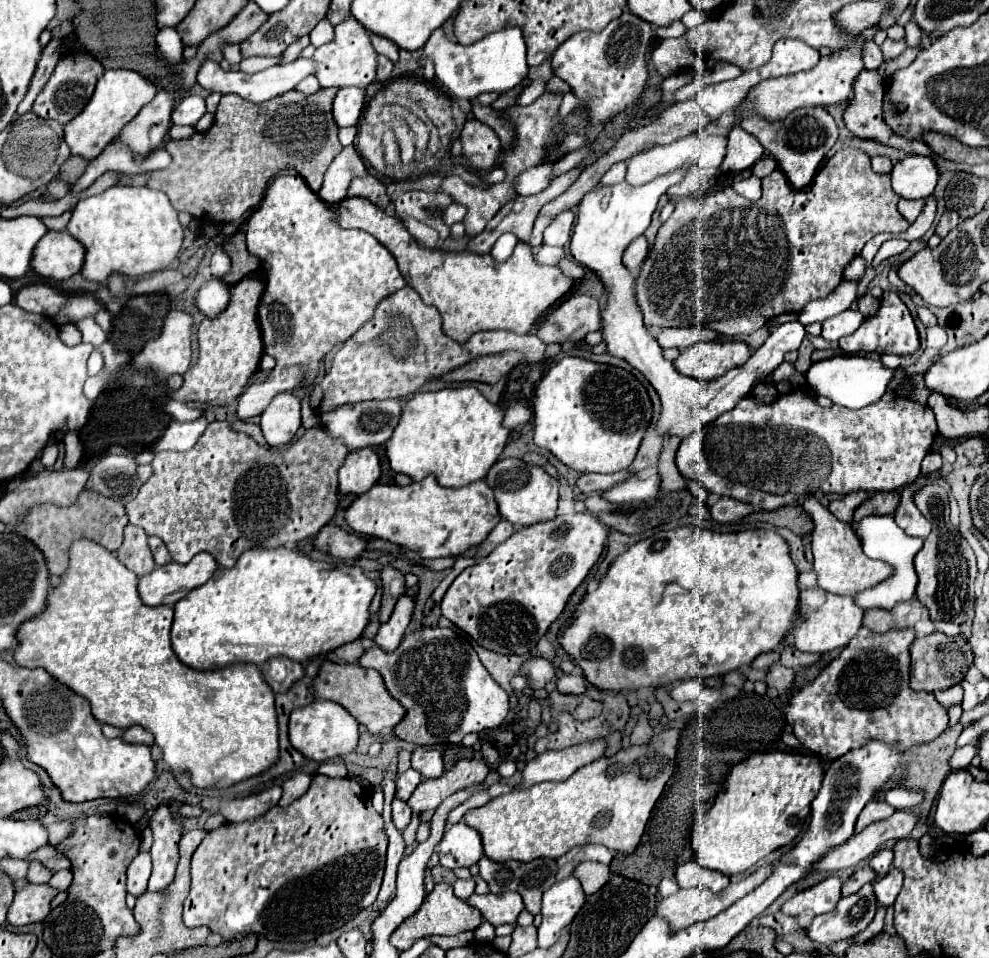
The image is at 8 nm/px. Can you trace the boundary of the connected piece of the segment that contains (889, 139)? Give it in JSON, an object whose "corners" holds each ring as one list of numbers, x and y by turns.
{"corners":[[862,70,860,76,852,84,852,96,850,96,848,106,844,110,844,116,842,116,848,132,852,132,858,138,870,138,870,140,878,140,878,142,884,142,894,148,902,148,908,154,932,156,932,150,928,150,928,146,922,140,906,140,904,136,896,136,890,132,890,128,884,124,882,114,880,114,882,98,884,98,884,78,880,76,880,72,878,70]]}

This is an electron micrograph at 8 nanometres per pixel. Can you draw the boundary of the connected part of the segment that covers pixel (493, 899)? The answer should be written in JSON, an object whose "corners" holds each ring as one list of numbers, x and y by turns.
{"corners":[[504,892,504,894,472,894,468,898,468,904,478,908,492,926,502,924,516,924,520,912,524,910,522,898,516,892]]}

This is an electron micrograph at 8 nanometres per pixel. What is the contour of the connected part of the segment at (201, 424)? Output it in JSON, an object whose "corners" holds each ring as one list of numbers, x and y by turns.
{"corners":[[198,418,192,422,170,422,164,430,162,438,158,438,152,444,152,452,164,452,164,450,190,450,196,440,206,430,208,422,206,418]]}

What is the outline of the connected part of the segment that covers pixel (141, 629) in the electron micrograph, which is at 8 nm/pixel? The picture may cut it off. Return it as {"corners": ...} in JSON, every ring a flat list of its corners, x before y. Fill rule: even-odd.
{"corners":[[78,540,76,544,70,546,70,566,66,570,66,574,62,576,60,584,56,588,50,590,48,594,48,606,46,610,24,622,18,630,18,640,20,646,14,650,14,660,20,666,28,666,28,668,44,668,52,678,56,678,60,684,72,688,72,692,80,694,84,700,90,702,92,714,98,722,102,724,112,724,116,728,130,728,130,726,142,726,144,730,148,730,150,734,154,734,154,744,162,750,162,762,170,768,170,772,174,776,178,774,188,774,192,780,192,786,202,788,202,790,210,790,210,788,228,788,236,782,248,780,252,776,258,776,260,772,266,772,268,768,272,768,278,758,280,758,280,748,278,748,278,720,276,720,276,710,274,710,274,692,268,688,266,680,262,678,262,672,258,670,258,666,252,664,232,664,220,670,208,670,208,672,200,672,194,668,188,668,186,664,182,664,178,660,178,656,174,654,172,646,170,646,170,626,172,626,172,616,174,616,174,608,172,606,146,606,140,596,138,596,138,576,134,572,130,572,118,558,114,552,108,552,104,546,92,542,92,540]]}

